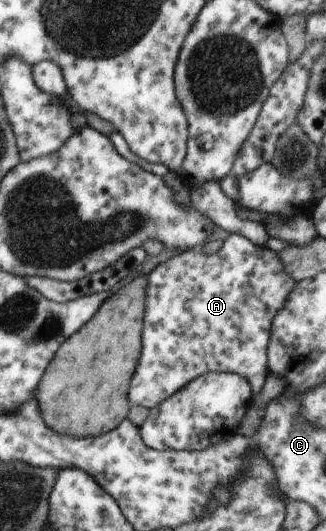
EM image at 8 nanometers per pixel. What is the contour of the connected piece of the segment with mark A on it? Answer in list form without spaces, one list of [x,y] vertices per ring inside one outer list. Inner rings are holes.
[[[227,234],[224,238],[223,246],[217,253],[205,255],[200,249],[185,251],[157,265],[148,274],[149,299],[145,299],[143,315],[143,349],[129,387],[131,405],[143,405],[151,410],[189,381],[209,371],[241,375],[249,381],[252,397],[261,393],[269,375],[267,347],[271,339],[273,317],[283,309],[297,281],[291,279],[283,269],[277,253],[265,246],[255,245],[240,234]]]

